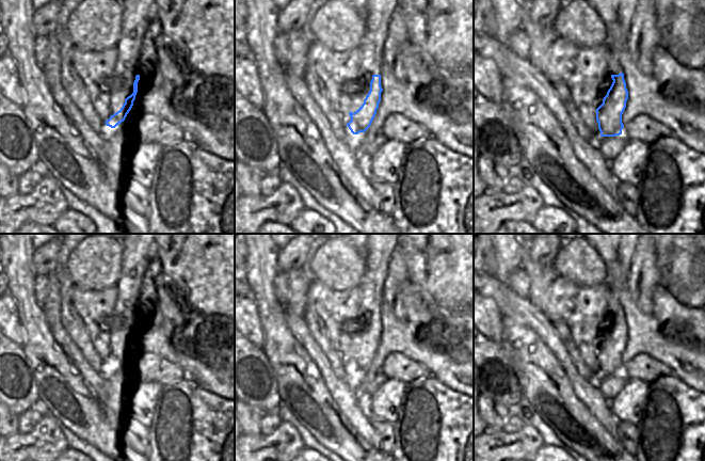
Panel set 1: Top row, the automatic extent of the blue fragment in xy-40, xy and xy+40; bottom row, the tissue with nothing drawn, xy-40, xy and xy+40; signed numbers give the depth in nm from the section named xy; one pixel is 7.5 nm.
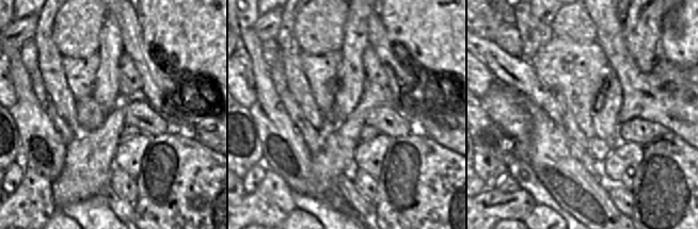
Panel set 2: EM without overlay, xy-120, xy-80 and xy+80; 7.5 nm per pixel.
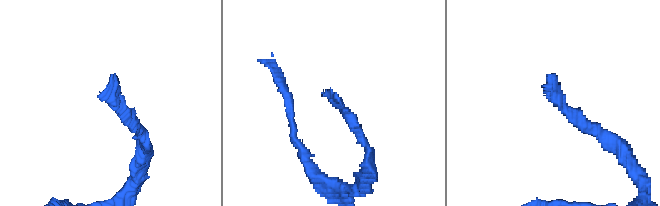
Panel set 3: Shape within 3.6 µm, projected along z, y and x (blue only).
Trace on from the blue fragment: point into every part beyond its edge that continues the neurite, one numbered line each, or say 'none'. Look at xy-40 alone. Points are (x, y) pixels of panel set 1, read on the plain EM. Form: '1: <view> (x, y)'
1: xy-40 (138, 249).

